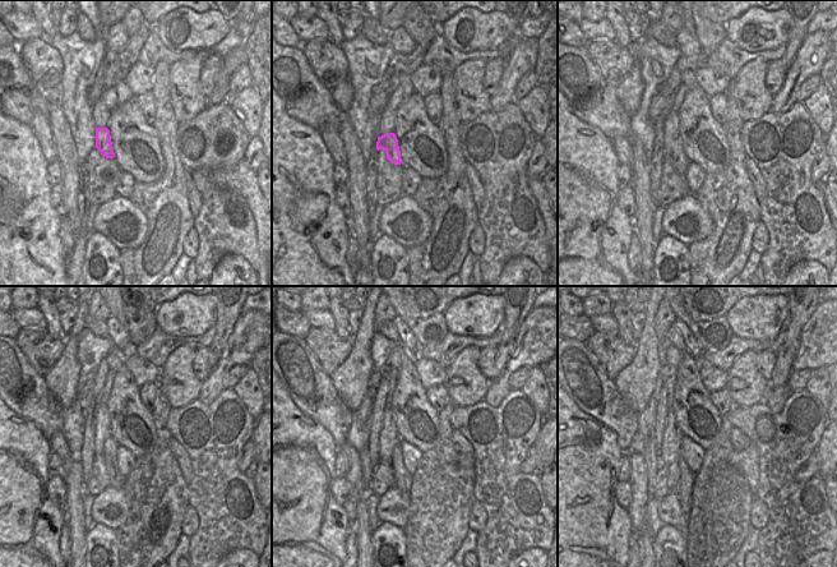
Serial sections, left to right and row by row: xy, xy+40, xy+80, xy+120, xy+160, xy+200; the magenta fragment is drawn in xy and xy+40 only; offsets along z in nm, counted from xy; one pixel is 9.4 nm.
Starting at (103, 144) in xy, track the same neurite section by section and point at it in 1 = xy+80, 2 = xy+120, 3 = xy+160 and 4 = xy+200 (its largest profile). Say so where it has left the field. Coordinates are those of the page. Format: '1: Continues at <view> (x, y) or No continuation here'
1: Continues at xy+80 (680, 161)
2: Continues at xy+120 (109, 451)
3: Continues at xy+160 (403, 480)
4: Continues at xy+200 (685, 491).

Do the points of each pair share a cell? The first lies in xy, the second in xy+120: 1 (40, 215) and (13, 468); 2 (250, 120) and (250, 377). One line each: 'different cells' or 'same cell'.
1: same cell
2: same cell

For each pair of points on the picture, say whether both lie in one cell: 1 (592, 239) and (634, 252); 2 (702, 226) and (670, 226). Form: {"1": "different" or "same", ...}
{"1": "different", "2": "same"}

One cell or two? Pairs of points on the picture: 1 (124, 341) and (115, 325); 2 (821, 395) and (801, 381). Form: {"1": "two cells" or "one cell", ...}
{"1": "one cell", "2": "two cells"}

